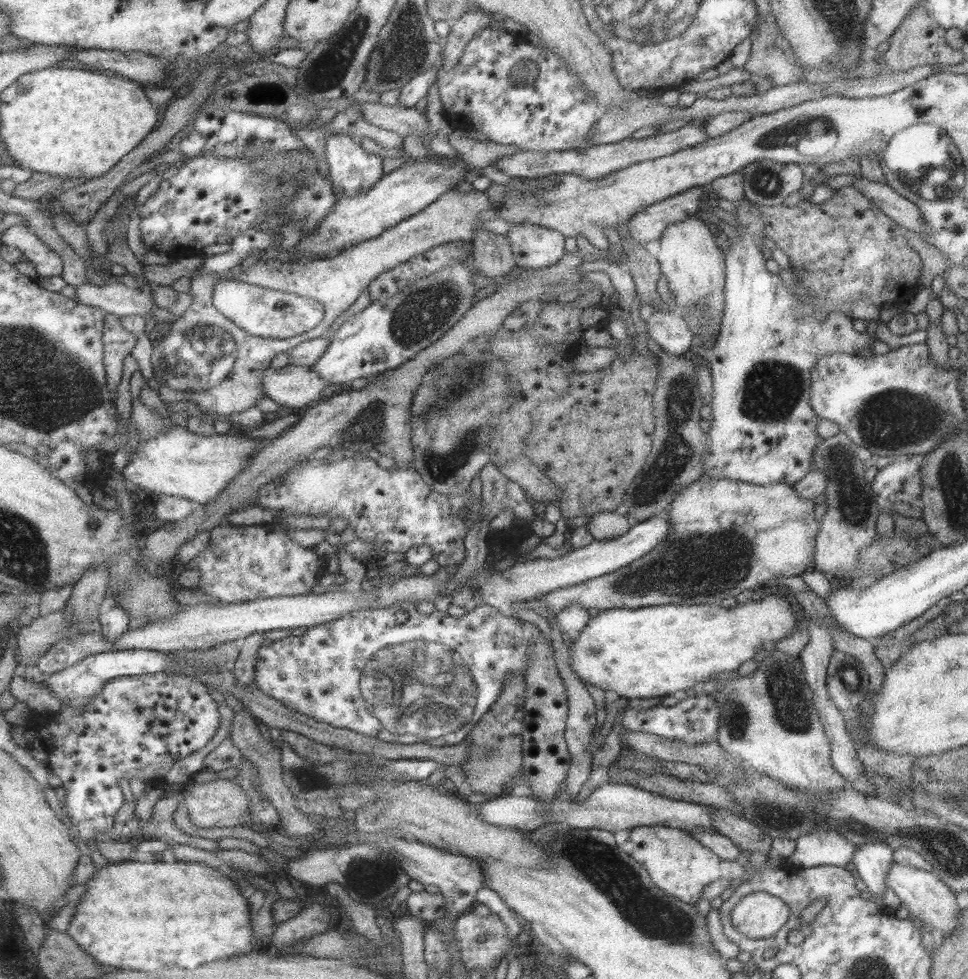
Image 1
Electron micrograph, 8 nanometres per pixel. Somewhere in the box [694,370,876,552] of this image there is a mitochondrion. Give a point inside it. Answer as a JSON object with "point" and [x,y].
{"point":[837,461]}

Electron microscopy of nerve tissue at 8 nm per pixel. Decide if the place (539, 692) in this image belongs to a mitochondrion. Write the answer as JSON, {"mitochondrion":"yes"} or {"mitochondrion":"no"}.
{"mitochondrion":"no"}

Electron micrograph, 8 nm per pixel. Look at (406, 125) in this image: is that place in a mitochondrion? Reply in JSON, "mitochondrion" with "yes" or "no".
{"mitochondrion":"no"}

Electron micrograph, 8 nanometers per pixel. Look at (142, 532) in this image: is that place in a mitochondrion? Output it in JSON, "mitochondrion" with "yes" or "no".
{"mitochondrion":"no"}

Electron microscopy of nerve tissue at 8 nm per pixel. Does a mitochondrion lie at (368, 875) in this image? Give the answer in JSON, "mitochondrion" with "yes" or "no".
{"mitochondrion":"yes"}

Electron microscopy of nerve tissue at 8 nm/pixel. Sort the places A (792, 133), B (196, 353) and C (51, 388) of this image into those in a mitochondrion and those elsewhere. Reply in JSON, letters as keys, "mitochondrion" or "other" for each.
{"A":"mitochondrion","B":"mitochondrion","C":"mitochondrion"}

